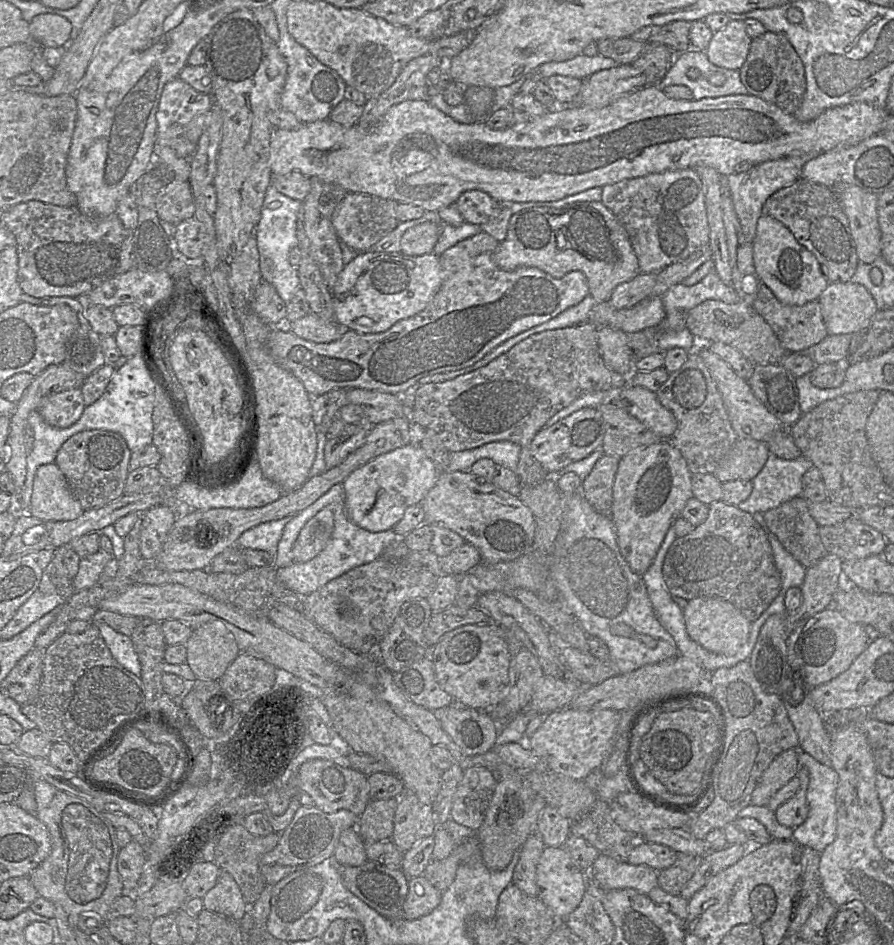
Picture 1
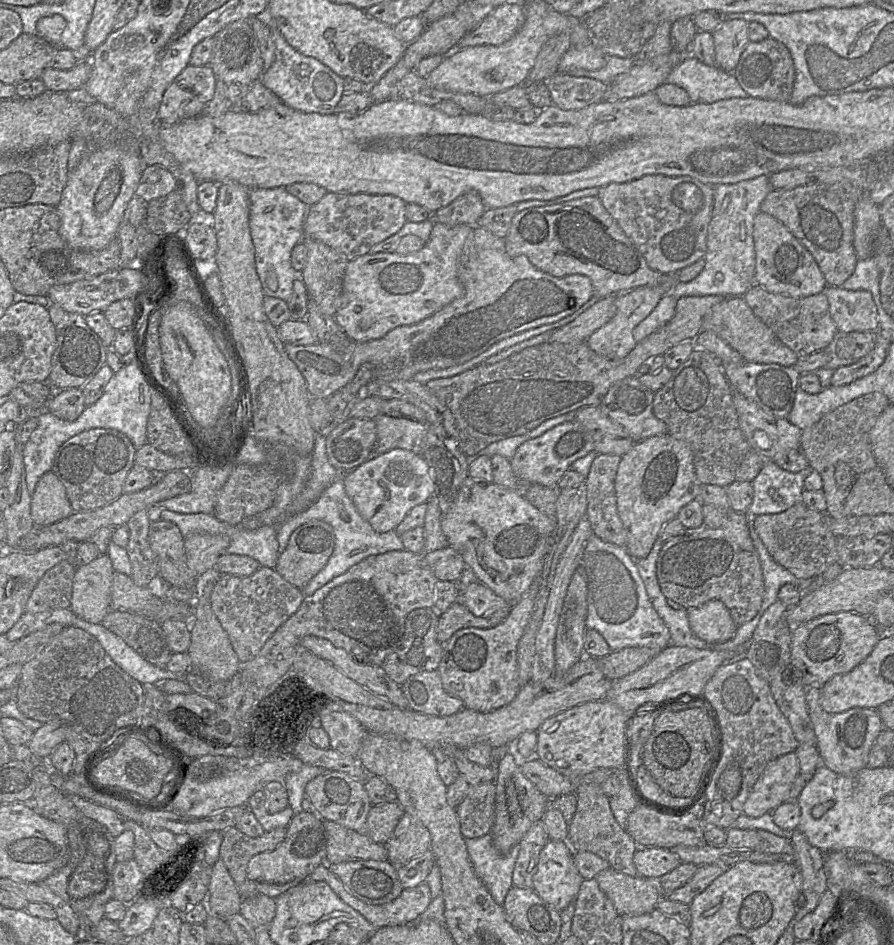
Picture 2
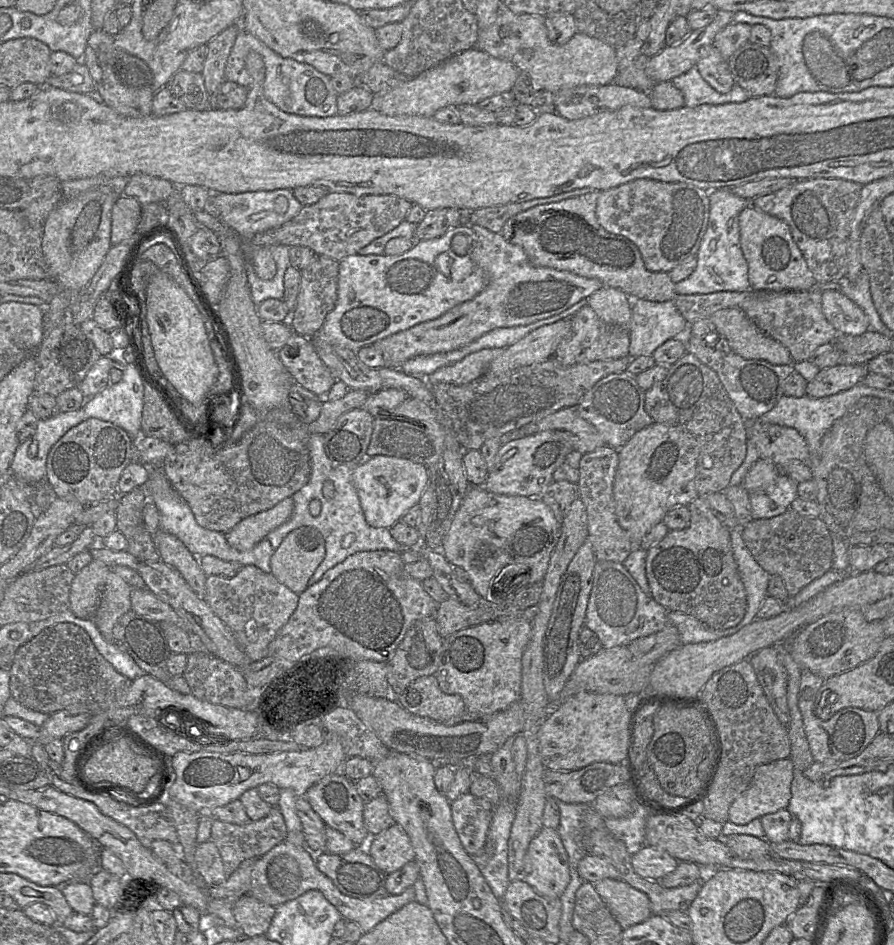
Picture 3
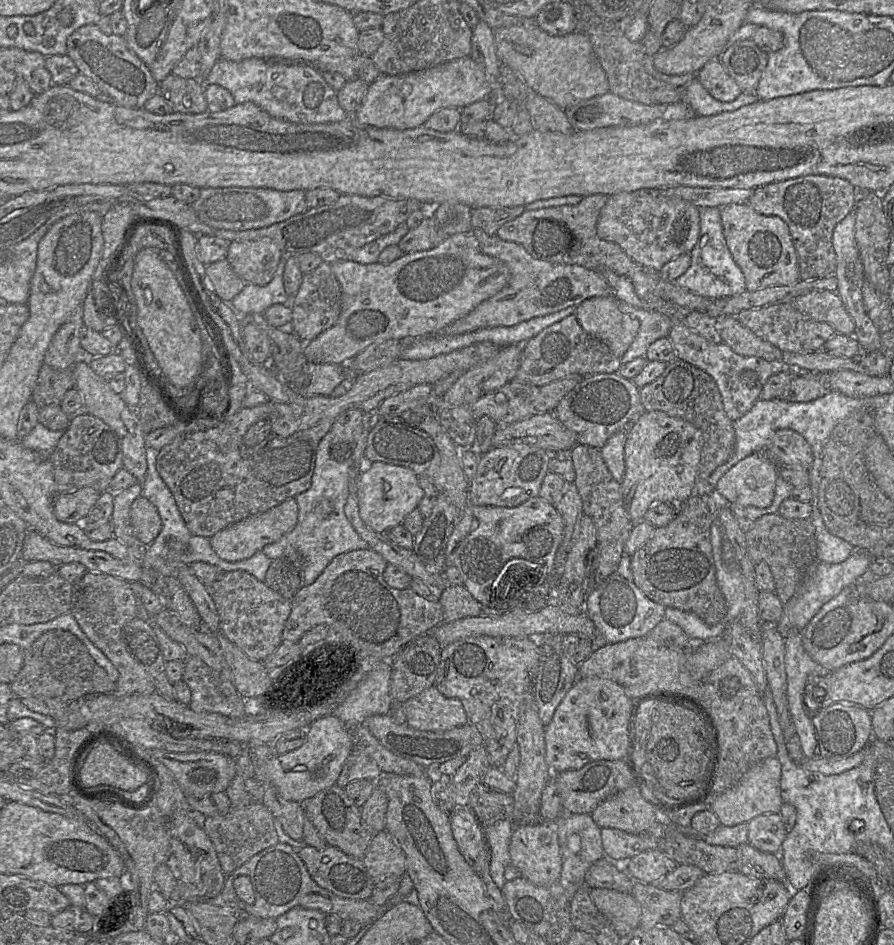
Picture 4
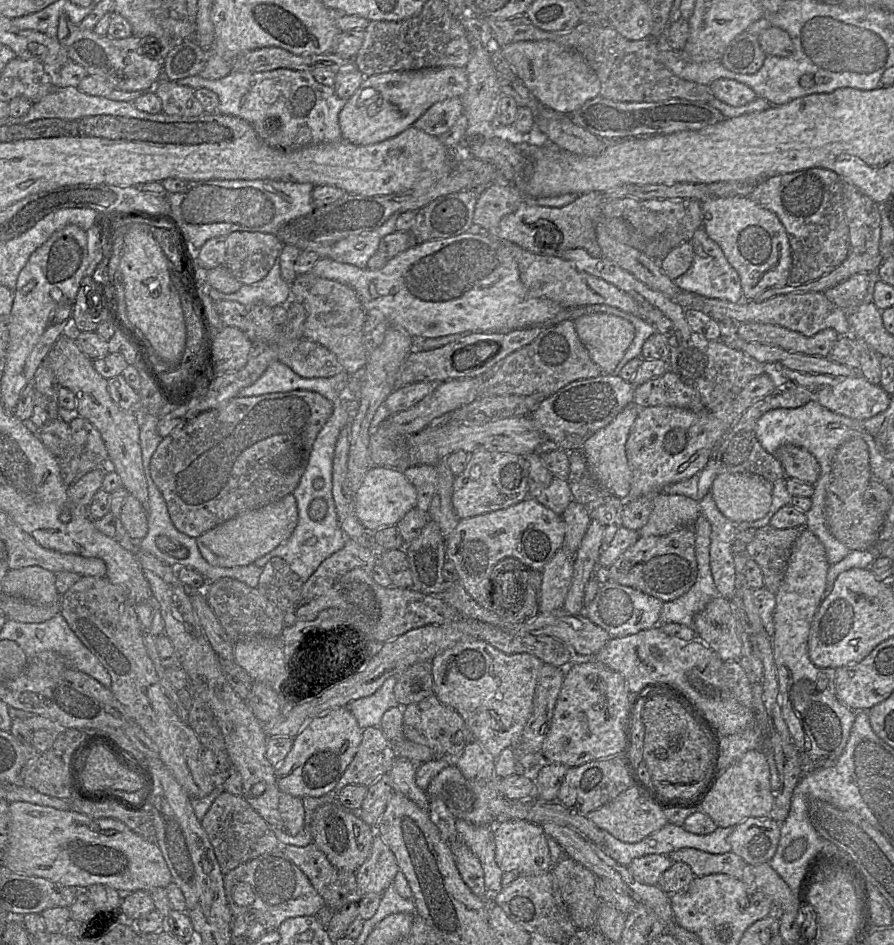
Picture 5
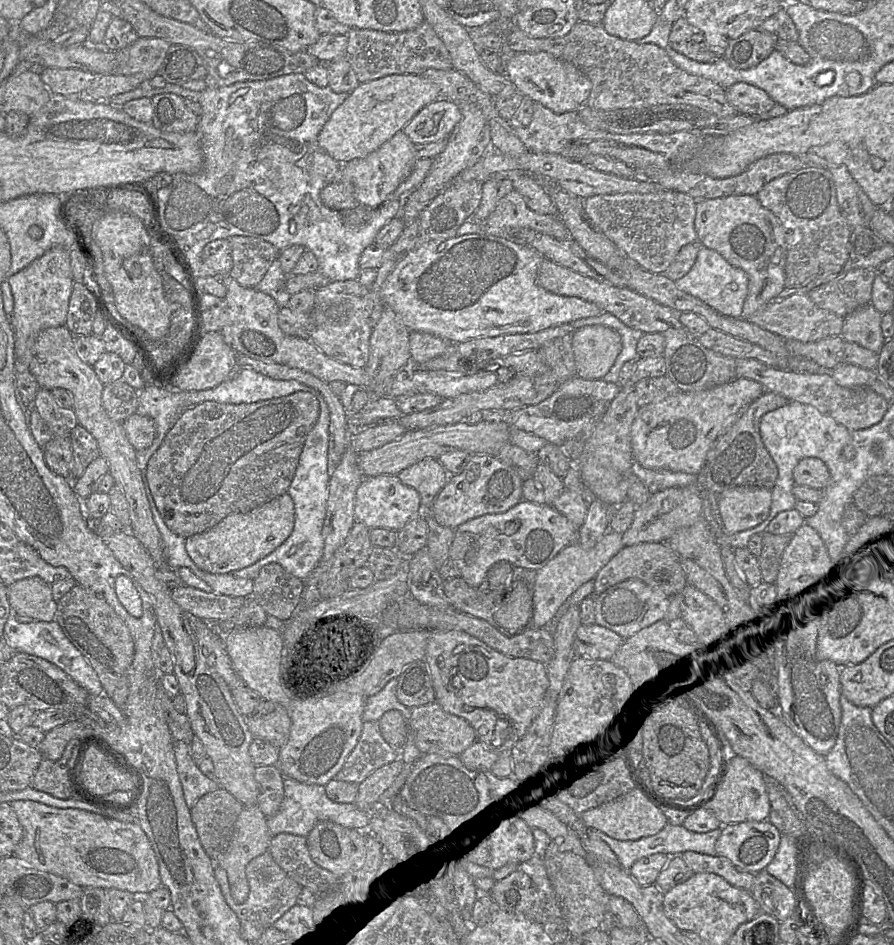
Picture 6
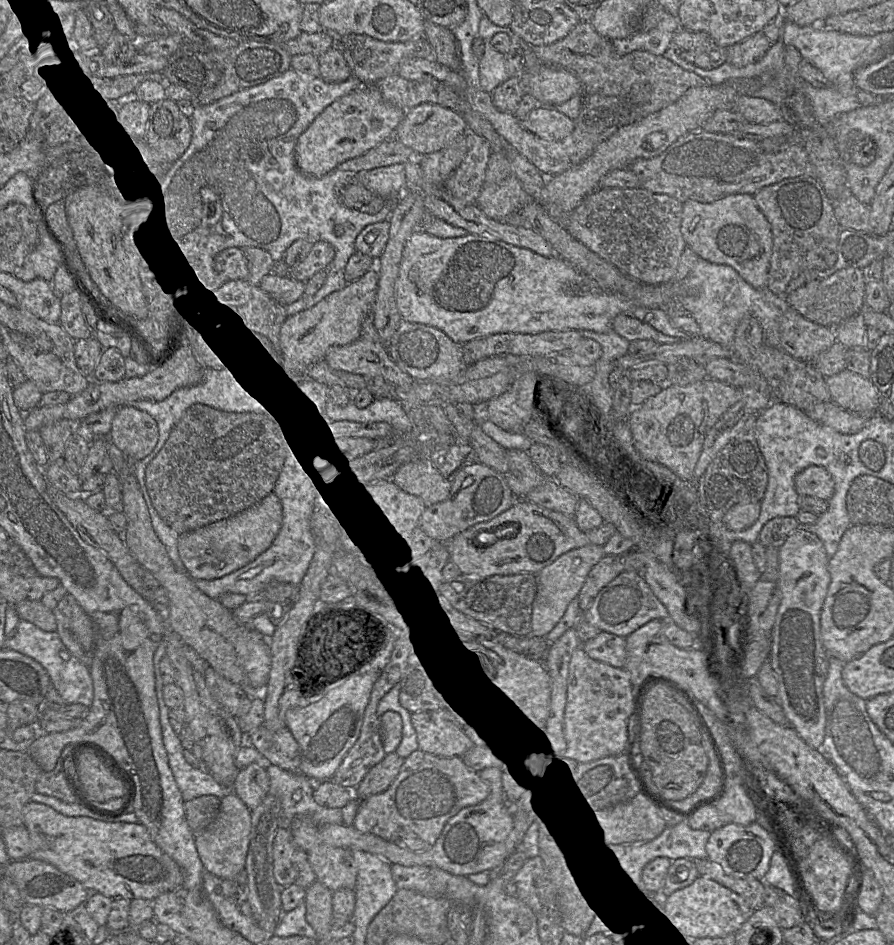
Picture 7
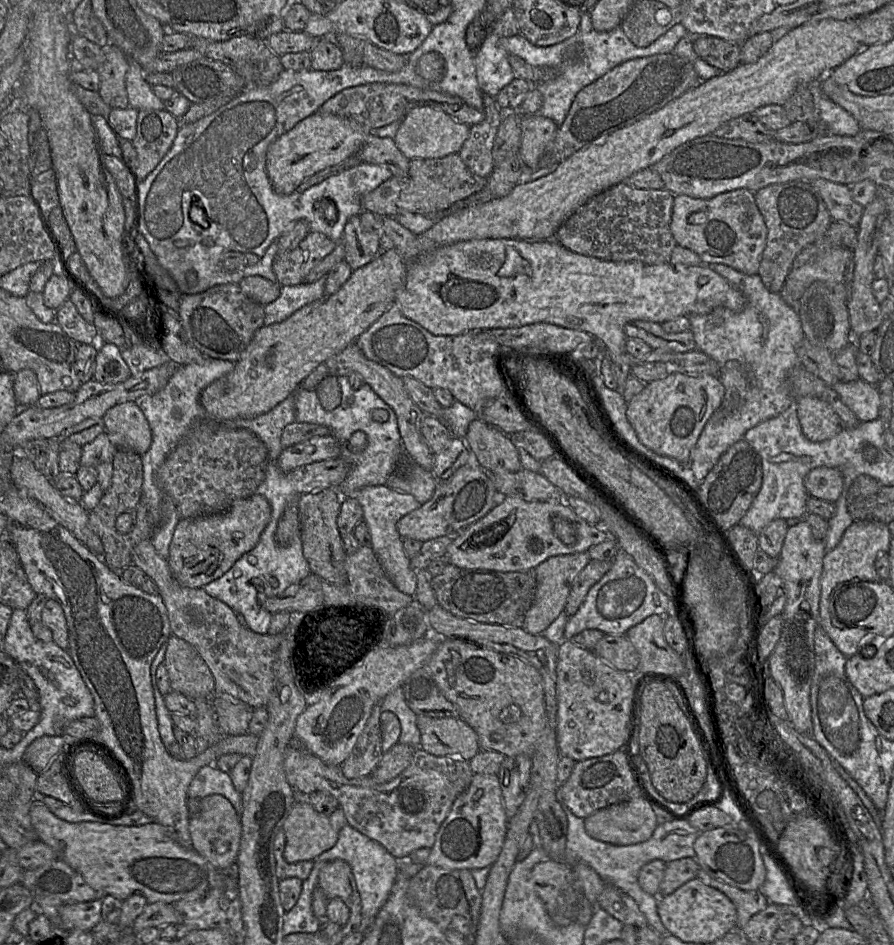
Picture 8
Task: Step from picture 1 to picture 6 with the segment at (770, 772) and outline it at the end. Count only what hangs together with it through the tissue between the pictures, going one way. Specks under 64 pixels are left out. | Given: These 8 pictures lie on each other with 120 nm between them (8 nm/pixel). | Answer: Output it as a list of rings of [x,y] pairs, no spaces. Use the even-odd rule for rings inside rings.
[[[730,755],[726,776],[707,809],[722,825],[768,820],[770,801],[765,775],[751,765],[747,759],[738,755]]]

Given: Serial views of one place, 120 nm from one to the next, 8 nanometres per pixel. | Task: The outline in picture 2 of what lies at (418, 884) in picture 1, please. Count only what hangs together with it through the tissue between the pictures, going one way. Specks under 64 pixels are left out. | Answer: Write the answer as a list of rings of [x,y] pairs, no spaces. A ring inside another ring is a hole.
[[[327,863],[320,864],[307,876],[305,880],[326,882],[344,903],[346,903],[348,906],[352,907],[354,910],[359,912],[376,929],[387,926],[396,926],[412,923],[420,918],[420,915],[426,911],[426,909],[432,901],[430,888],[425,882],[423,882],[415,887],[404,889],[396,899],[386,904],[366,904],[354,897],[353,895],[351,895],[345,889],[341,880],[329,870],[329,865],[330,864]]]

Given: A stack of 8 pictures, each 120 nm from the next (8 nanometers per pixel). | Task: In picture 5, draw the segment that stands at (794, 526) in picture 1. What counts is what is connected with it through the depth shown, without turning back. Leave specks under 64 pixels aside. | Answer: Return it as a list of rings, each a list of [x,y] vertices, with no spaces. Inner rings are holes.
[[[767,524],[756,530],[753,540],[746,545],[746,552],[749,559],[754,560],[760,567],[763,574],[764,587],[776,594],[784,577],[788,560],[800,528],[777,529]]]

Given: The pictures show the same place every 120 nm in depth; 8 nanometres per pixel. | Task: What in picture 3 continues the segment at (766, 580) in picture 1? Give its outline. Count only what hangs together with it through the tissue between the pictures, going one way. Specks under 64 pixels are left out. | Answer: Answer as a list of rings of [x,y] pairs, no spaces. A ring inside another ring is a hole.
[[[704,497],[695,498],[687,506],[690,511],[689,525],[680,530],[669,530],[659,542],[646,551],[645,569],[650,596],[667,611],[692,616],[710,629],[733,627],[743,619],[747,600],[731,548],[731,530],[716,518]]]

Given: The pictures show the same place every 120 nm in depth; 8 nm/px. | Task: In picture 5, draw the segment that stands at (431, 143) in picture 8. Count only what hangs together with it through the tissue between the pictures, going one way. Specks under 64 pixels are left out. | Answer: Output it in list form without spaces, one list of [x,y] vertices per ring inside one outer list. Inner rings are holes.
[[[450,98],[432,105],[412,127],[439,137],[447,132],[462,114],[460,98]]]

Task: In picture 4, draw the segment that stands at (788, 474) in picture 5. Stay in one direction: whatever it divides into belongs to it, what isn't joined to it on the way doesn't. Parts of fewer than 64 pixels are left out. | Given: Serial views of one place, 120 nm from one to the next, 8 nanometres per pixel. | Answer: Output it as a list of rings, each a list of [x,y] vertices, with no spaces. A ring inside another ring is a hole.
[[[791,429],[777,430],[764,454],[780,467],[808,470],[813,462],[813,453],[808,442]]]

